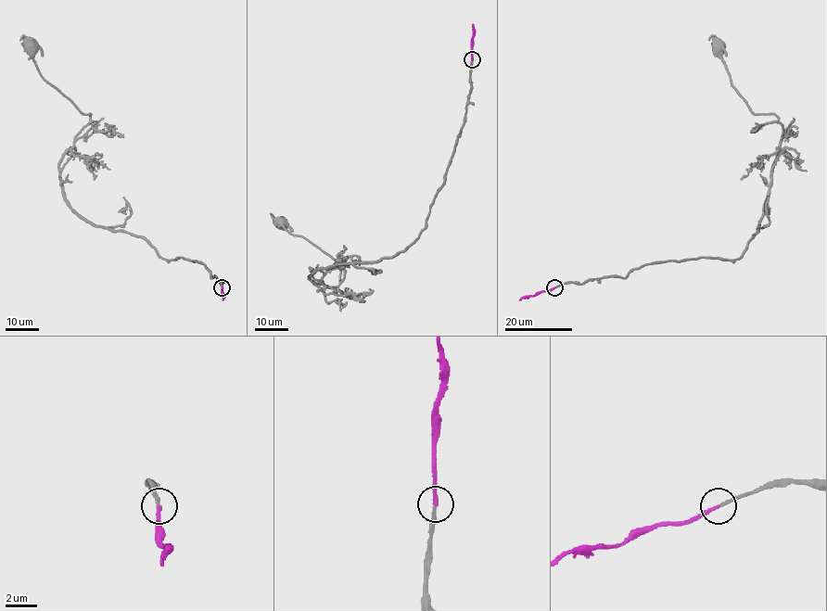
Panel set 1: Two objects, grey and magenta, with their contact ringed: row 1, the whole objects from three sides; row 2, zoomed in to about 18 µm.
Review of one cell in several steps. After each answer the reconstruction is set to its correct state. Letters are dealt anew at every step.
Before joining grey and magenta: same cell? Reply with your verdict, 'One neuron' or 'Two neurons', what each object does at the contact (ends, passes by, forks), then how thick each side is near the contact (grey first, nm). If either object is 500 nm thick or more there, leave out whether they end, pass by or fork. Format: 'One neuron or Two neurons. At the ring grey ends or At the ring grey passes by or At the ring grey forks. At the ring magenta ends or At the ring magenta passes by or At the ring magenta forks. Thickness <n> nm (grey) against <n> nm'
One neuron. At the ring grey ends. At the ring magenta ends. Thickness 190 nm (grey) against 240 nm

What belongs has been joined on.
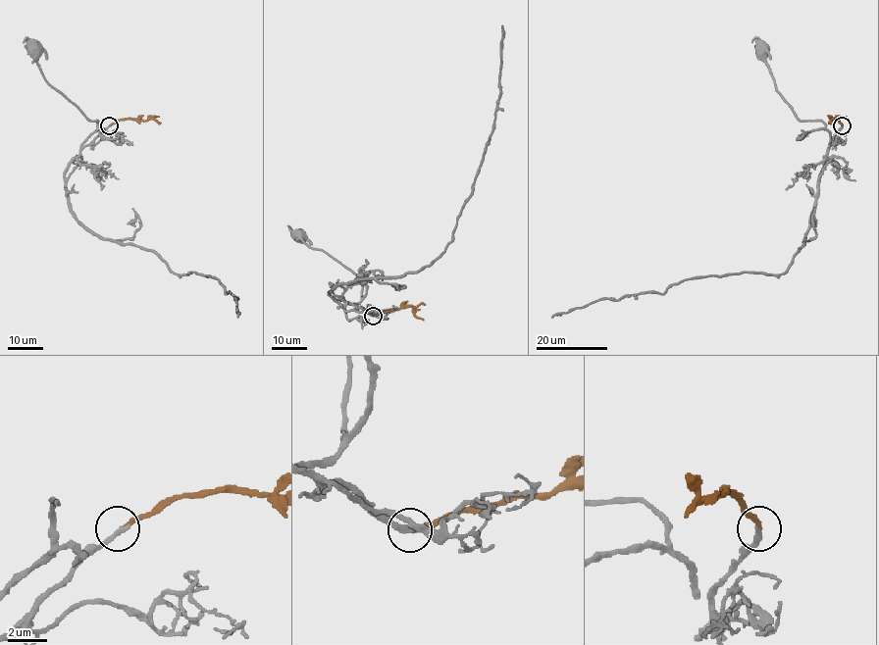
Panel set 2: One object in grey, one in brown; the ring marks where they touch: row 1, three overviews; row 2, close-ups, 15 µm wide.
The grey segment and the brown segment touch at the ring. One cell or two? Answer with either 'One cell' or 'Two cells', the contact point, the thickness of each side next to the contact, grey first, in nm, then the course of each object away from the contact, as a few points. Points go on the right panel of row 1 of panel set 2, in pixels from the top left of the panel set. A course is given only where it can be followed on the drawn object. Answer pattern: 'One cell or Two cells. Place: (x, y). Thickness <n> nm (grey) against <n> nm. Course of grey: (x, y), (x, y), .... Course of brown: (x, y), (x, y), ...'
One cell. Place: (842, 125). Thickness 320 nm (grey) against 200 nm. Course of grey: (842, 125), (829, 146), (825, 124), (801, 121), (776, 90), (766, 62), (757, 52), (760, 50). Course of brown: (842, 125), (837, 119), (833, 121), (847, 117)

